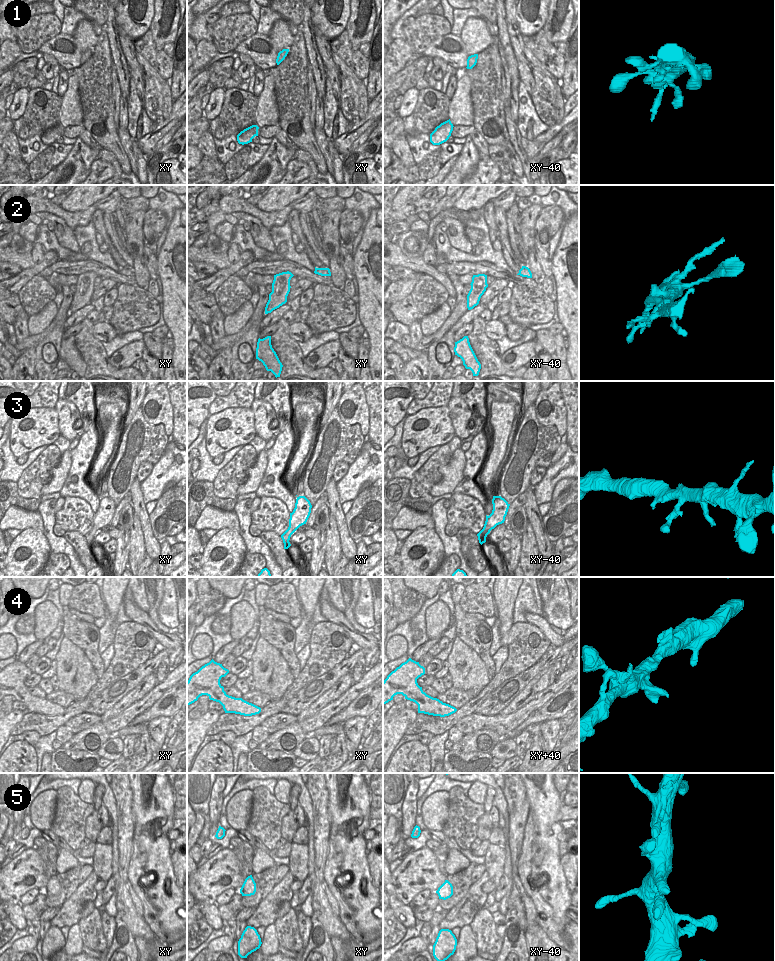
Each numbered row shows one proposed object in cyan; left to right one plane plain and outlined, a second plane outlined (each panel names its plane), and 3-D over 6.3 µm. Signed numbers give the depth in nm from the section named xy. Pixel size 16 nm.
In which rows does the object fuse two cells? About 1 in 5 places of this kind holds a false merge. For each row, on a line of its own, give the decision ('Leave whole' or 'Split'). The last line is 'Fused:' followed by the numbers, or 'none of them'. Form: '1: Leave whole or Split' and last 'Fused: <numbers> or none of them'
1: Leave whole
2: Leave whole
3: Leave whole
4: Leave whole
5: Leave whole
Fused: none of them.

